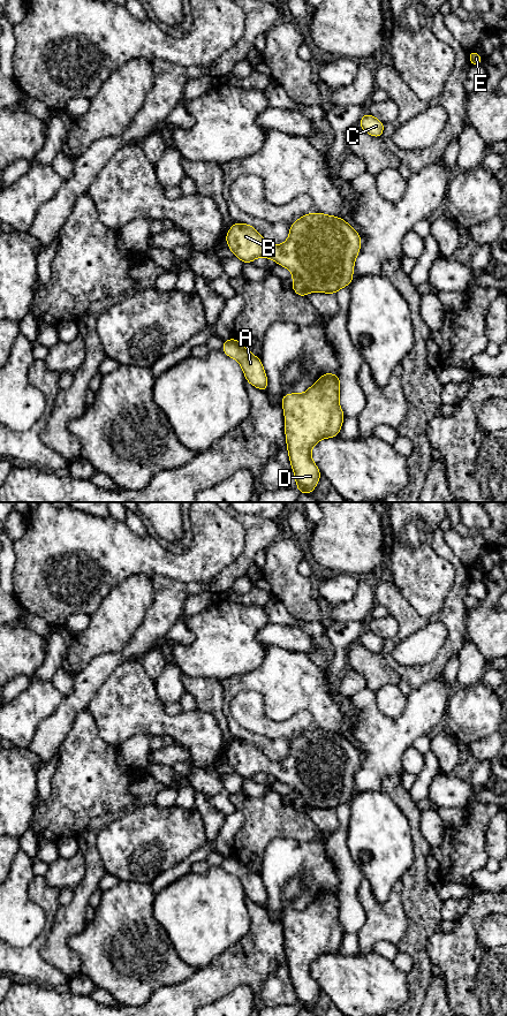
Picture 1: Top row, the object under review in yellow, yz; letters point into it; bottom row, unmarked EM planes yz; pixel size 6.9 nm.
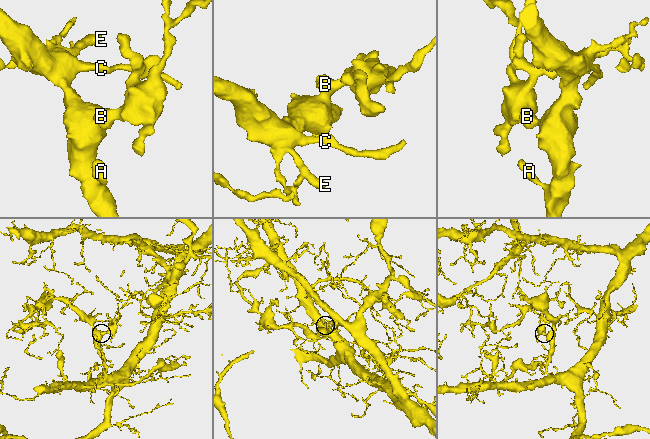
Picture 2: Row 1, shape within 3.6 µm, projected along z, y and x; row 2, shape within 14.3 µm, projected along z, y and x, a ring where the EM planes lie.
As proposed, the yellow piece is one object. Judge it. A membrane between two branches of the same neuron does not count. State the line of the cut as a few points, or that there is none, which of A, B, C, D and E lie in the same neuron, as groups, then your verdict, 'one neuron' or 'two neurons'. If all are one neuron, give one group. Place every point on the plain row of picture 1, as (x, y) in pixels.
no cut | A B C D E | one neuron

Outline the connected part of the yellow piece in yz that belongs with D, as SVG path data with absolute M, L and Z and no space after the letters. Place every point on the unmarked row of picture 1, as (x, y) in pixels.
M326 888L305 909L290 909L281 913L285 927L287 966L294 986L297 1006L310 1010L321 991L311 975L311 964L321 955L339 951L345 931L339 920L340 892Z

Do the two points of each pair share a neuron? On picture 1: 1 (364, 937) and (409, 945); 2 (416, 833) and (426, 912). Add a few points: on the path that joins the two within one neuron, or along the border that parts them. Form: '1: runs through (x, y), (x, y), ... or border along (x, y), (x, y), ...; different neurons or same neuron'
1: border along (405, 916), (407, 929), (395, 944); different neurons
2: runs through (420, 853), (420, 893); same neuron

